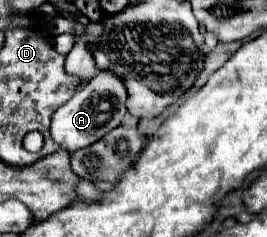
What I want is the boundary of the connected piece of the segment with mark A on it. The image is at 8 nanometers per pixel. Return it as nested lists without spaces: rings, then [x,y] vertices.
[[[97,71],[97,75],[89,83],[85,83],[63,107],[59,107],[53,113],[53,119],[51,119],[53,141],[69,153],[85,149],[85,145],[99,141],[111,129],[121,125],[127,113],[125,101],[127,101],[127,91],[125,91],[123,81],[111,71]]]

